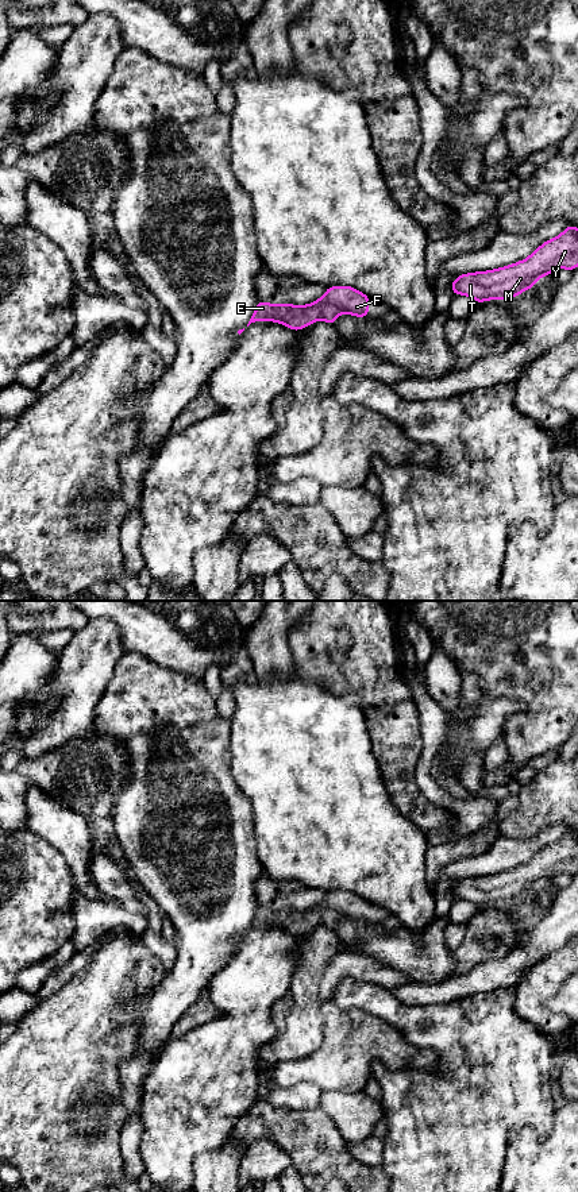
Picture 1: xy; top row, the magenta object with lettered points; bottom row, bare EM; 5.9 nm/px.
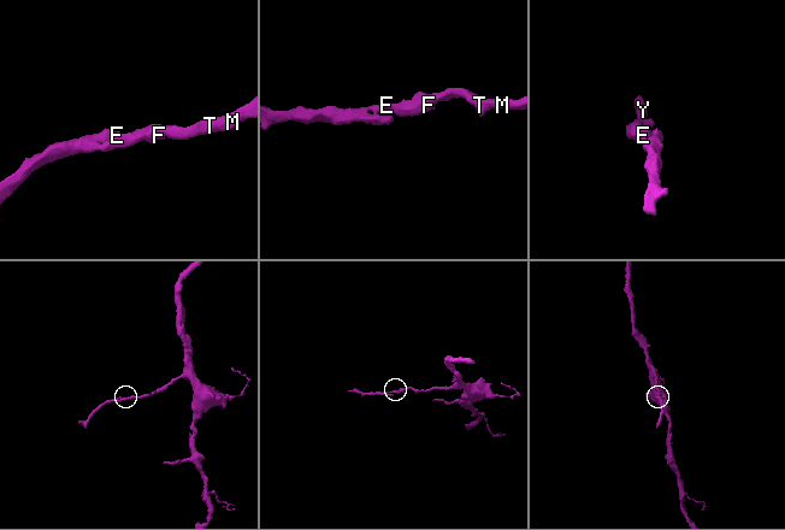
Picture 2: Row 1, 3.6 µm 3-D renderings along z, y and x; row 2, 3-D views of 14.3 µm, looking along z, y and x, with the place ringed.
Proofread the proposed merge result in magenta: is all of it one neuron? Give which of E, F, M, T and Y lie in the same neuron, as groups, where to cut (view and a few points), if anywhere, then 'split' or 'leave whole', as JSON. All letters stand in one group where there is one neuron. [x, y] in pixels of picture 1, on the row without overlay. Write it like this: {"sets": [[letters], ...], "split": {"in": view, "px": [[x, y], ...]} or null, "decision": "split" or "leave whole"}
{"sets": [["E", "F", "M", "T", "Y"]], "split": null, "decision": "leave whole"}

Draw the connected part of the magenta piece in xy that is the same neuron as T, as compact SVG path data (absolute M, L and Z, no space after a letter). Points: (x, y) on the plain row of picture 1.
M567 833L537 852L527 864L513 869L469 879L461 879L451 888L455 900L463 899L478 909L486 904L508 904L535 891L539 883L556 873L574 875L578 871L578 833Z

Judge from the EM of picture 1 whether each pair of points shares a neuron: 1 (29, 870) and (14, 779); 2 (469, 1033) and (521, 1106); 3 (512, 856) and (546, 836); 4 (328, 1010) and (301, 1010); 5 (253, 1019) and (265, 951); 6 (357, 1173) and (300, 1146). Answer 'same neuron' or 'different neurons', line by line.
1: different neurons
2: same neuron
3: same neuron
4: different neurons
5: same neuron
6: same neuron

